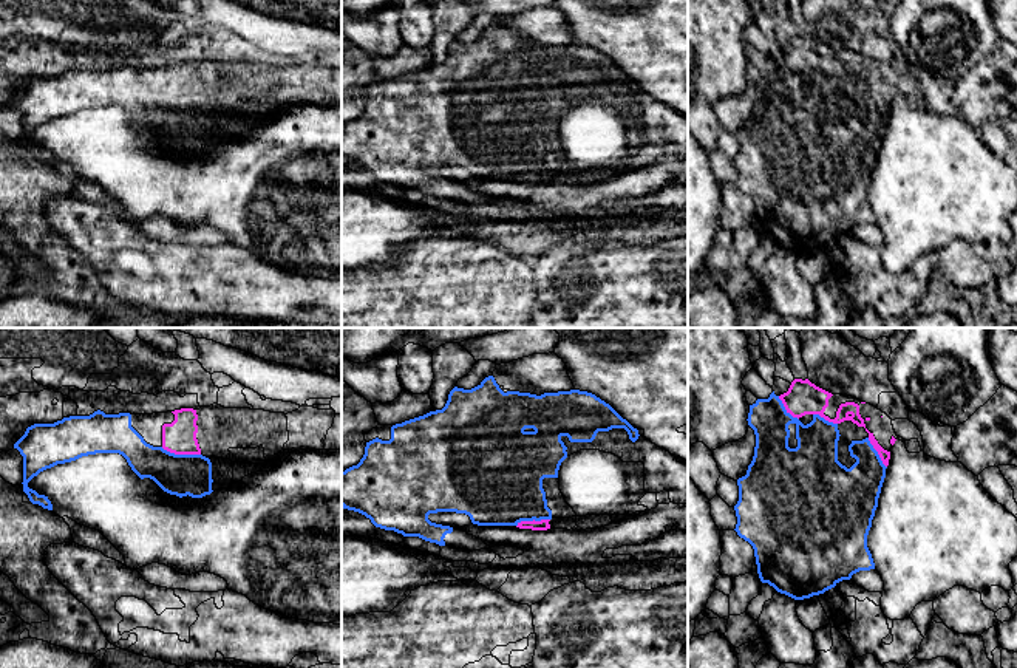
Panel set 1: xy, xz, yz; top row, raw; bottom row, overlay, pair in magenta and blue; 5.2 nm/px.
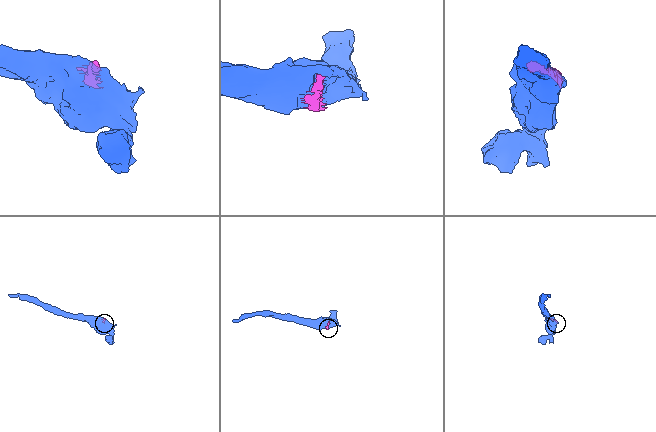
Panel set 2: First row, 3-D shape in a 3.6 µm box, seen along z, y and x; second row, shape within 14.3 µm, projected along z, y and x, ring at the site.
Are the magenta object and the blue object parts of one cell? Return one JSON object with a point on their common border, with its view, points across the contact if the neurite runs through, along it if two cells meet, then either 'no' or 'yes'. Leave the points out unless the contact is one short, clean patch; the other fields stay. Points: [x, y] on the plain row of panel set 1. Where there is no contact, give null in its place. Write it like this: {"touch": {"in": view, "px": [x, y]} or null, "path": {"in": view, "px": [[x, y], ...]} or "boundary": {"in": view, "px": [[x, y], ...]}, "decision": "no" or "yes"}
{"touch": {"in": "xy", "px": [181, 107]}, "decision": "yes"}

